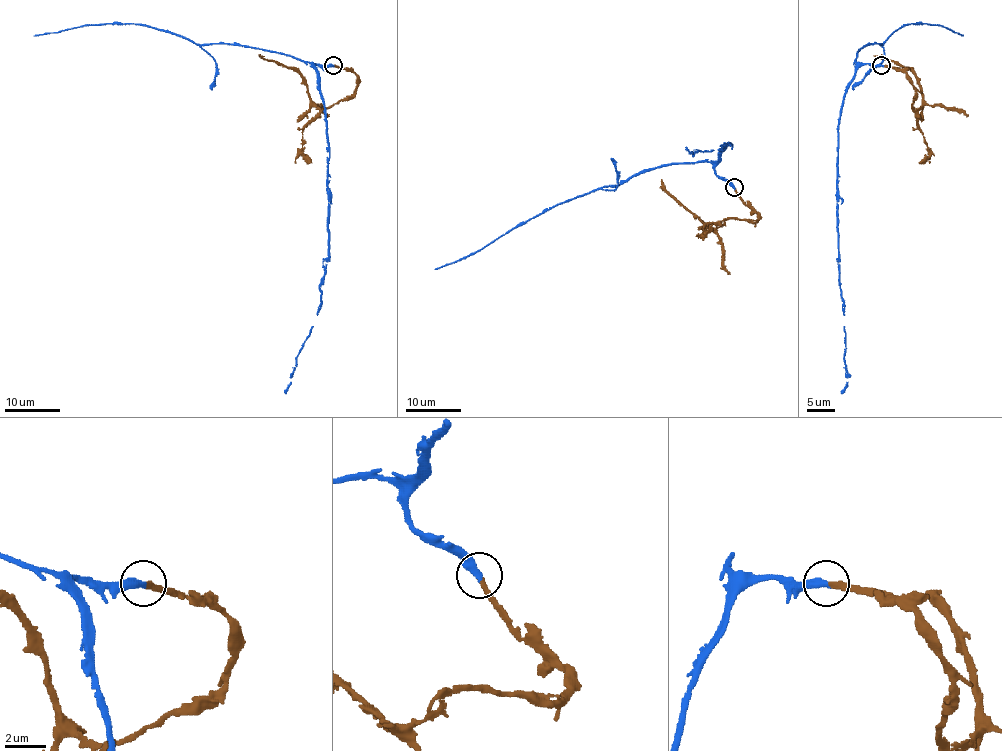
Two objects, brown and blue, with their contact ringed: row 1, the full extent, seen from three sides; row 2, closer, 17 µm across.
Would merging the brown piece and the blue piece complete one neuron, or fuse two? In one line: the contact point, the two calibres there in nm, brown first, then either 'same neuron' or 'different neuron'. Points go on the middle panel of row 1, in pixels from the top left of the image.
place (734, 187); calibres 240 and 400 nm; same neuron

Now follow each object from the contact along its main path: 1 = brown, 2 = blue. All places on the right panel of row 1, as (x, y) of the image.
1: (882, 65), (907, 75), (915, 94), (912, 107), (920, 107), (920, 86), (915, 75), (890, 60), (874, 56)
2: (882, 65), (868, 64), (857, 69), (845, 94), (838, 130), (838, 261), (846, 369), (842, 394)

